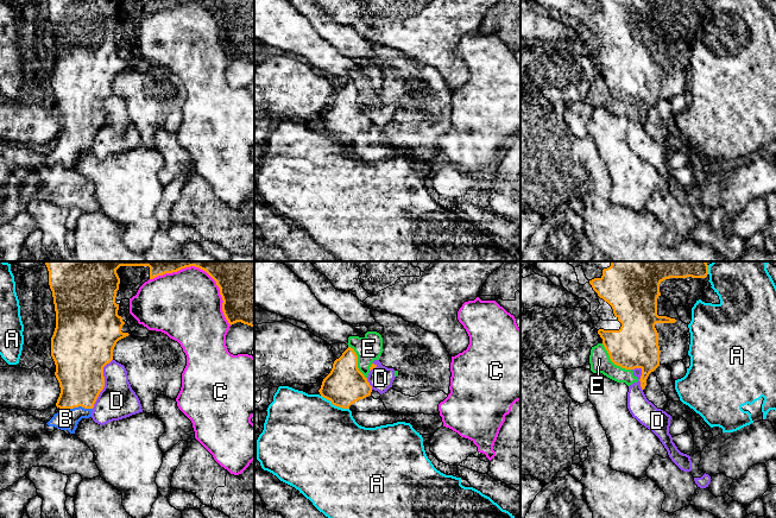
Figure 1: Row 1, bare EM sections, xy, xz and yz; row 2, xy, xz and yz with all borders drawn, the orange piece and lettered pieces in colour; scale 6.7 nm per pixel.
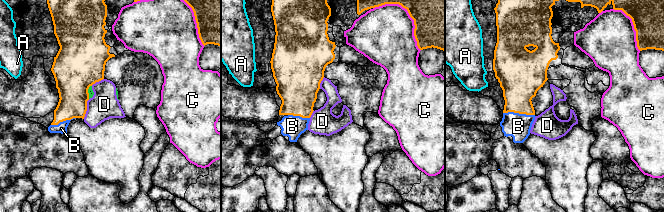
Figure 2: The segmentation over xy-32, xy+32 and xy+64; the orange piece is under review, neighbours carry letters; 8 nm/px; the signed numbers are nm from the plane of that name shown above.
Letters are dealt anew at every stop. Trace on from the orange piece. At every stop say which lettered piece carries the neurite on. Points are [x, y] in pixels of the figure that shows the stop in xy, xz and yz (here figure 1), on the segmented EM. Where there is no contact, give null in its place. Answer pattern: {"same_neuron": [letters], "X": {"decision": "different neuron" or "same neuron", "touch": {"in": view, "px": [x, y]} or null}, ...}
{"same_neuron": ["B"], "A": {"decision": "different neuron", "touch": {"in": "xz", "px": [335, 405]}}, "B": {"decision": "same neuron", "touch": {"in": "xy", "px": [75, 406]}}, "C": {"decision": "different neuron", "touch": {"in": "xy", "px": [204, 270]}}, "D": {"decision": "different neuron", "touch": {"in": "xy", "px": [103, 384]}}, "E": {"decision": "different neuron", "touch": {"in": "yz", "px": [613, 362]}}}

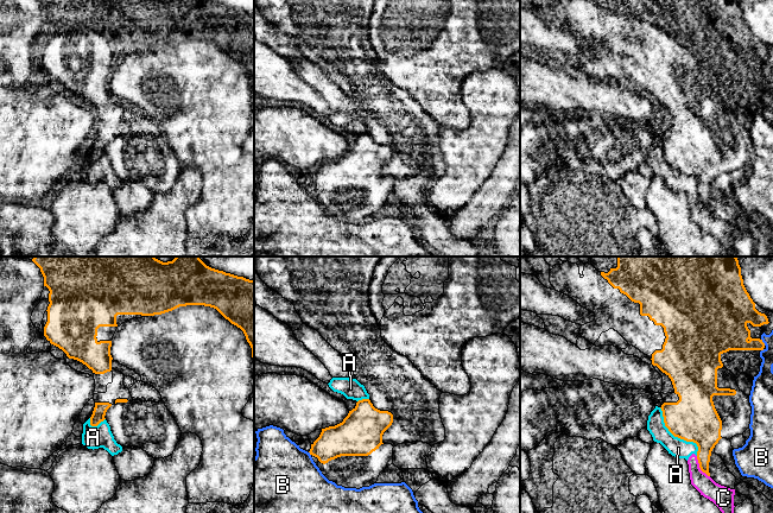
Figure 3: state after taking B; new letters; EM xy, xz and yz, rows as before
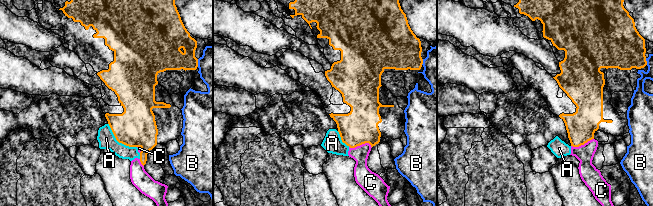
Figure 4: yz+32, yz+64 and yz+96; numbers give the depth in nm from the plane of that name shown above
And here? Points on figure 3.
{"same_neuron": [], "A": {"decision": "different neuron", "touch": {"in": "yz", "px": [677, 436]}}, "B": {"decision": "different neuron", "touch": {"in": "yz", "px": [762, 342]}}, "C": {"decision": "different neuron", "touch": {"in": "yz", "px": [699, 467]}}}

